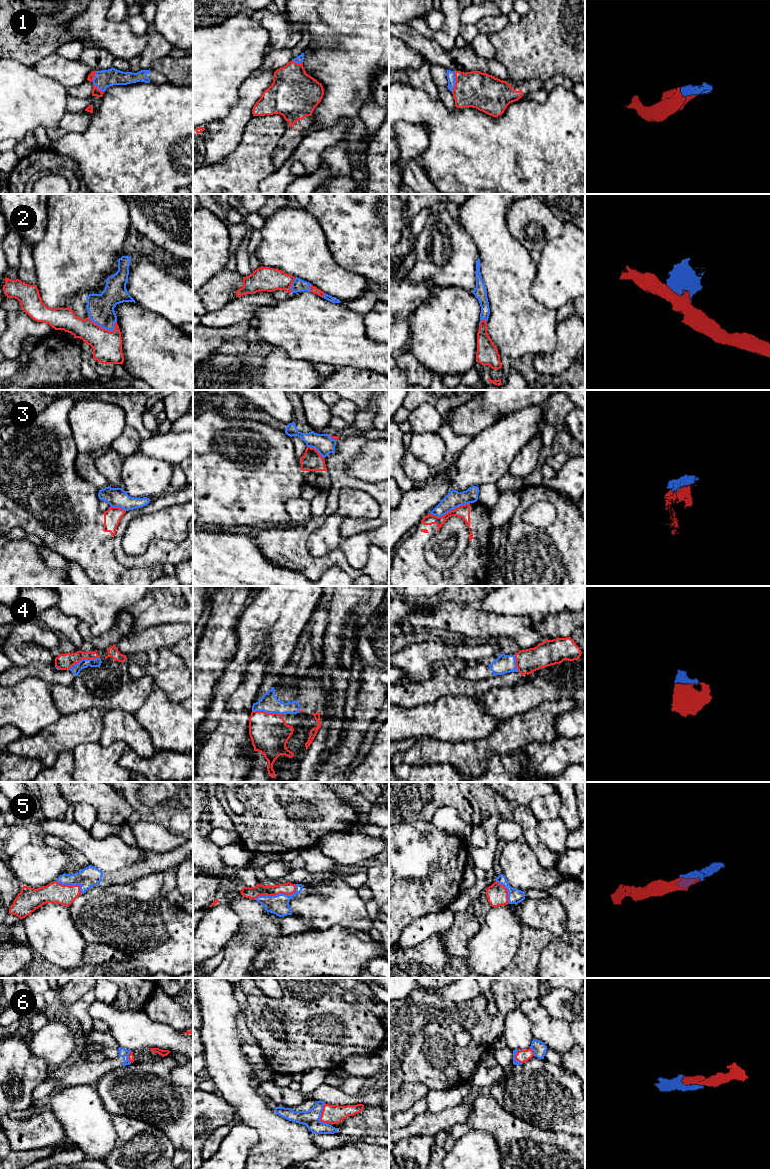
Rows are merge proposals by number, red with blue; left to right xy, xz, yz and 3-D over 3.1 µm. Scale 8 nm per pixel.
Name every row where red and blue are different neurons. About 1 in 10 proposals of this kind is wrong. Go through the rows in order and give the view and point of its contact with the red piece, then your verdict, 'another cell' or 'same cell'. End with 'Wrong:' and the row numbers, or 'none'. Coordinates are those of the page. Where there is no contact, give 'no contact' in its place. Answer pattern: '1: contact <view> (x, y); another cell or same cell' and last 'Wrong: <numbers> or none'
1: contact yz (456, 81); same cell
2: contact xy (100, 327); same cell
3: contact yz (450, 511); another cell
4: contact xy (83, 658); same cell
5: contact xz (277, 894); same cell
6: contact xz (321, 1116); same cell
Wrong: 3

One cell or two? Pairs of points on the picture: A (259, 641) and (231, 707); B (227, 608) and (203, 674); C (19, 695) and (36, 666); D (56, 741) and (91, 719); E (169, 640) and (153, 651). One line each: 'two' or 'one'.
A: two
B: one
C: two
D: one
E: one

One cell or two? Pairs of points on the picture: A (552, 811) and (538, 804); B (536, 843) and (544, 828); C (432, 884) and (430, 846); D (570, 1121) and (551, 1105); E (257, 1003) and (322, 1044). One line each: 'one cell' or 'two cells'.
A: one cell
B: two cells
C: one cell
D: one cell
E: one cell

